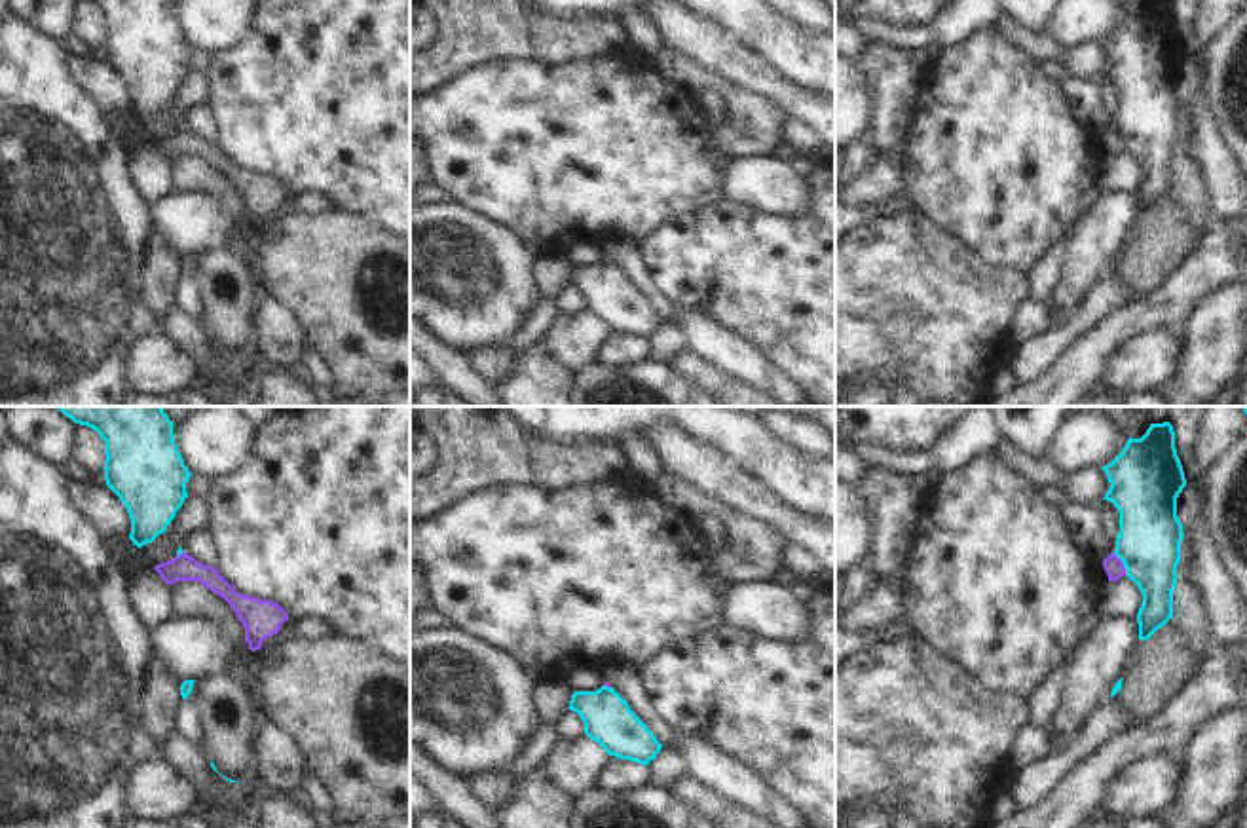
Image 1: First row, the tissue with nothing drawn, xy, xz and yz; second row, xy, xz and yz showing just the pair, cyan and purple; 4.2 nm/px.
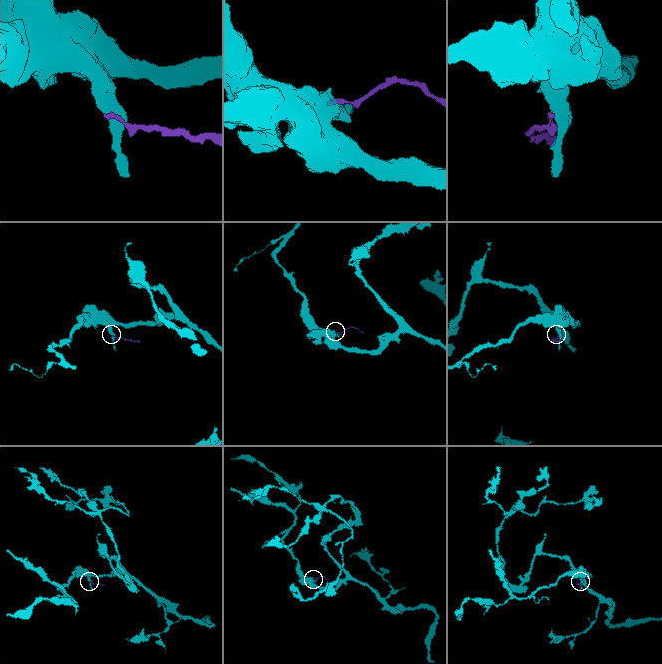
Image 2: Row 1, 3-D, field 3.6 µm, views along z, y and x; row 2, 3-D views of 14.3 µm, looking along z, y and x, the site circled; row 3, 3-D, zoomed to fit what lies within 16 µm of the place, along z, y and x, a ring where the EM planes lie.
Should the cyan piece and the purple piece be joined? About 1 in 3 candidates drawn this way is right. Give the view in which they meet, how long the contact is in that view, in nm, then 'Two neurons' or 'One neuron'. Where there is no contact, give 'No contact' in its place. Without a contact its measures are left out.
Touches cyan in yz. Shared border 110 nm. Two neurons.

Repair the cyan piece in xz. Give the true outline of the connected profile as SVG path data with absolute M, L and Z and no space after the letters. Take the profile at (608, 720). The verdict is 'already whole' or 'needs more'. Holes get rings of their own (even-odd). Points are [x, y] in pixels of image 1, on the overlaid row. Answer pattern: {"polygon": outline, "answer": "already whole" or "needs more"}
{"polygon": "M613 687L573 691L568 708L581 716L585 735L596 741L609 756L649 765L662 748Z", "answer": "already whole"}

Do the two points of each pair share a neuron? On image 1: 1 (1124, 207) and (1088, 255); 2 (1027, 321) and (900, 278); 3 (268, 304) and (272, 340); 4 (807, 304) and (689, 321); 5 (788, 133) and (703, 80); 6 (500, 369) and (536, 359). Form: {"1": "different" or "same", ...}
{"1": "same", "2": "different", "3": "same", "4": "different", "5": "different", "6": "different"}

